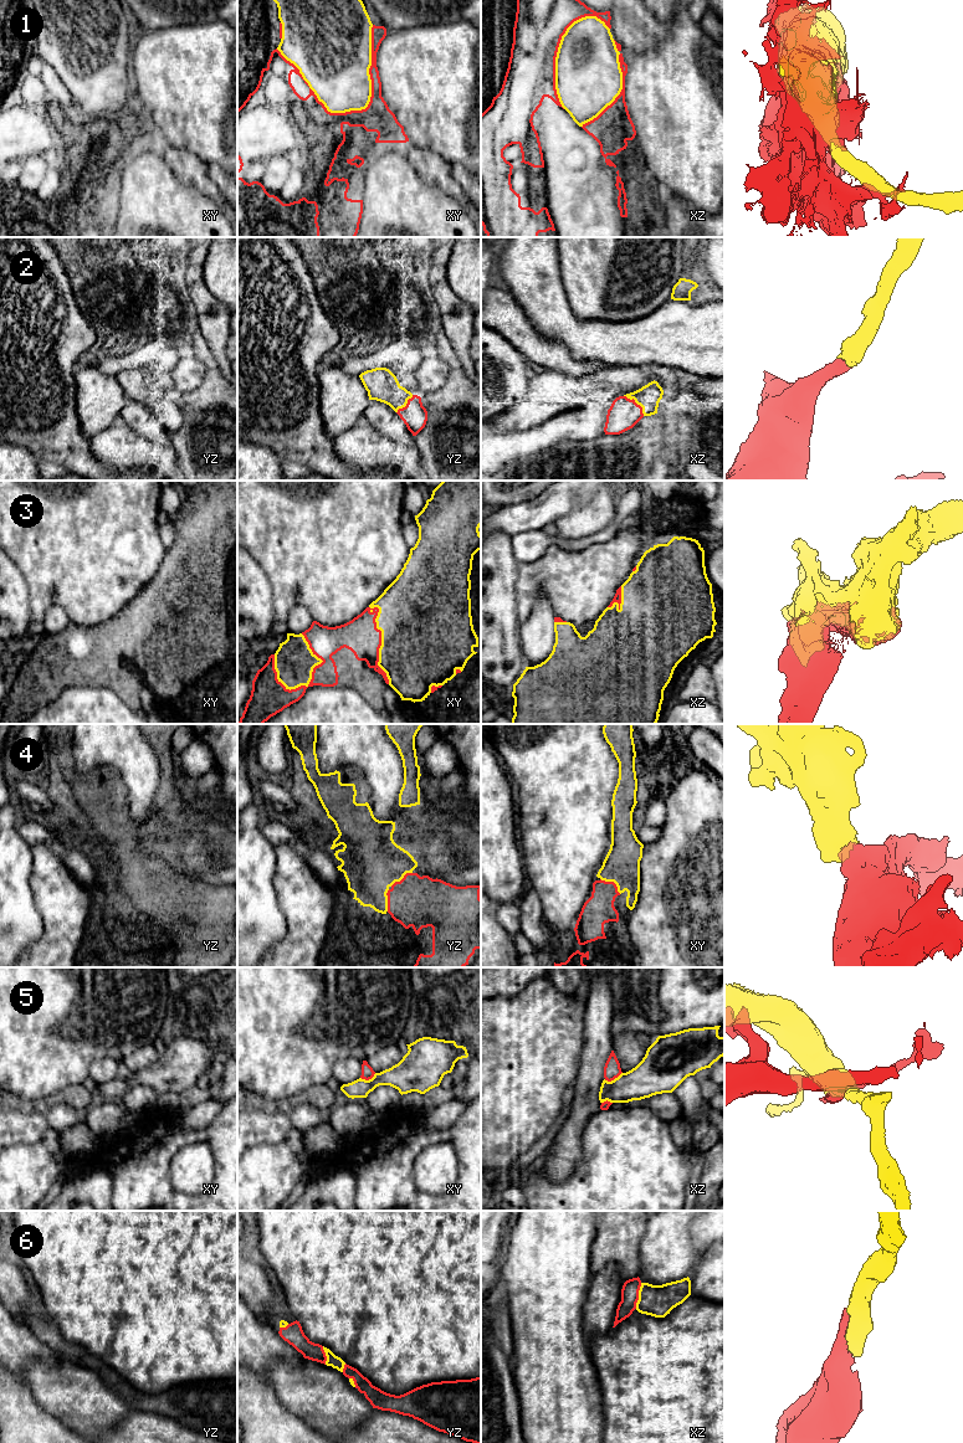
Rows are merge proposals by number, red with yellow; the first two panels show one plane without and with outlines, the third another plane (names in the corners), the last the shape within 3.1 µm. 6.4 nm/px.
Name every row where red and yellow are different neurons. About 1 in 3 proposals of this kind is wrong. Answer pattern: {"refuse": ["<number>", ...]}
{"refuse": ["1", "5"]}

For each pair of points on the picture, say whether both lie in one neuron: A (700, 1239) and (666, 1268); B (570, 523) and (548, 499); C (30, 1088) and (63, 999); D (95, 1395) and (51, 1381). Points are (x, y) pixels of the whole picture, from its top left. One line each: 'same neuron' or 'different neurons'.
A: different neurons
B: different neurons
C: same neuron
D: same neuron

